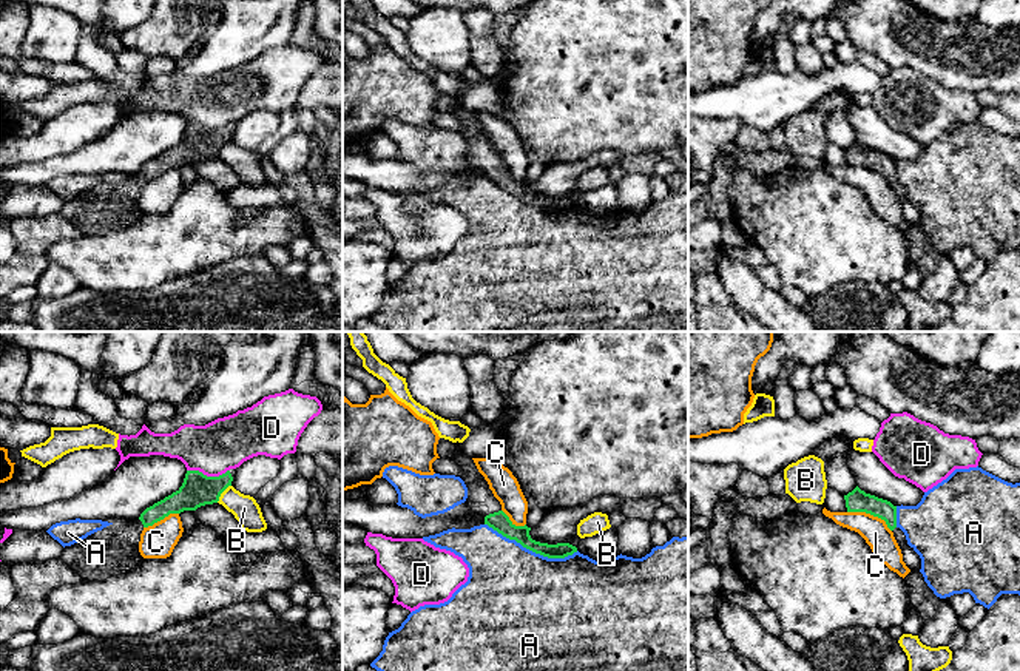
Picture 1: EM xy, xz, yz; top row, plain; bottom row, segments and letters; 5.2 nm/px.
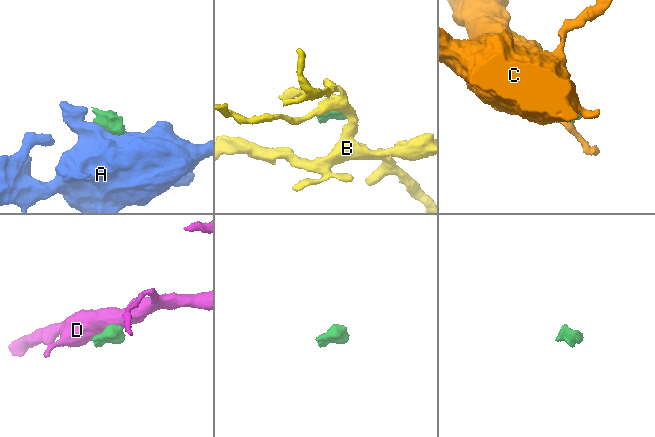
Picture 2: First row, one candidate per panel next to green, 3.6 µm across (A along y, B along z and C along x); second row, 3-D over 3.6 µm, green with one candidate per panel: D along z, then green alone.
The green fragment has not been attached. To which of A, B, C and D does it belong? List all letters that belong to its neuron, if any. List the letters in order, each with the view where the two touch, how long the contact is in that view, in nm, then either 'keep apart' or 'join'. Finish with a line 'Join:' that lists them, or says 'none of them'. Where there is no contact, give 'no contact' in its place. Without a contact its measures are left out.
A: contact in xz; length 500 nm; keep apart
B: contact in xy; length 120 nm; keep apart
C: contact in yz; length 260 nm; keep apart
D: contact in xy; length 220 nm; keep apart
Join: none of them

